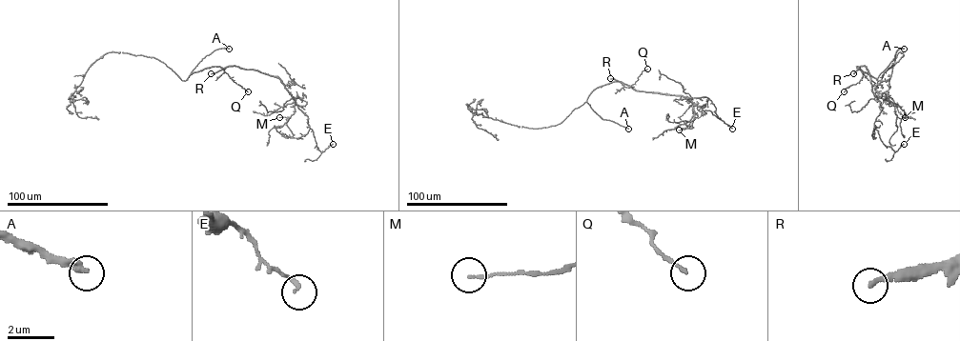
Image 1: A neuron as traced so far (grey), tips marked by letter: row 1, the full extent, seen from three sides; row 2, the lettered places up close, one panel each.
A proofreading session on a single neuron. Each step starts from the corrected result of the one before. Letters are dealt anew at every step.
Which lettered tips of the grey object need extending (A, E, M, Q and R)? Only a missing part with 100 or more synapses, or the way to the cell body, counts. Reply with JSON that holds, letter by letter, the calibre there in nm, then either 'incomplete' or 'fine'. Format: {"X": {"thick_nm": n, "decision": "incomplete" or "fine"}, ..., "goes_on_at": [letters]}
{"A": {"thick_nm": 300, "decision": "incomplete"}, "E": {"thick_nm": 190, "decision": "fine"}, "M": {"thick_nm": 110, "decision": "fine"}, "Q": {"thick_nm": 140, "decision": "fine"}, "R": {"thick_nm": 280, "decision": "incomplete"}, "goes_on_at": ["A", "R"]}

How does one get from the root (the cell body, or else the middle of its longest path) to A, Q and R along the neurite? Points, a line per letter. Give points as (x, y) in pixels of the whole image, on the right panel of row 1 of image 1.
A: (866, 72), (877, 78), (894, 57), (896, 51), (904, 49)
Q: (866, 72), (856, 66), (863, 77), (844, 91)
R: (866, 72), (856, 66), (858, 70), (853, 73)

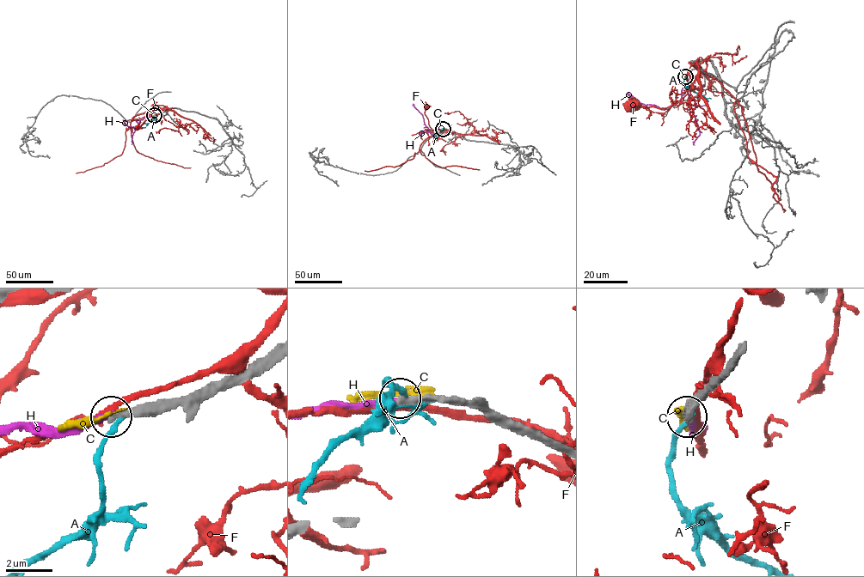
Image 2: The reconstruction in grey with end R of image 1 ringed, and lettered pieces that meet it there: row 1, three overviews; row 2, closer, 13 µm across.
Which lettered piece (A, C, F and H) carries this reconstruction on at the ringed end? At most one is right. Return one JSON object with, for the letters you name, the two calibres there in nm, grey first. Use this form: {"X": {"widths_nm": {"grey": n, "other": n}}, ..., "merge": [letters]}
{"merge": []}

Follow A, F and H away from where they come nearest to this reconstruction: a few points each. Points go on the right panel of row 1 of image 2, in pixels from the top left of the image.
A: (685, 76), (684, 85), (696, 92), (698, 97), (699, 93), (698, 96)
F: (686, 76), (688, 92), (667, 107), (633, 106)
H: (685, 76), (687, 87), (681, 98), (665, 109), (641, 104), (627, 93)

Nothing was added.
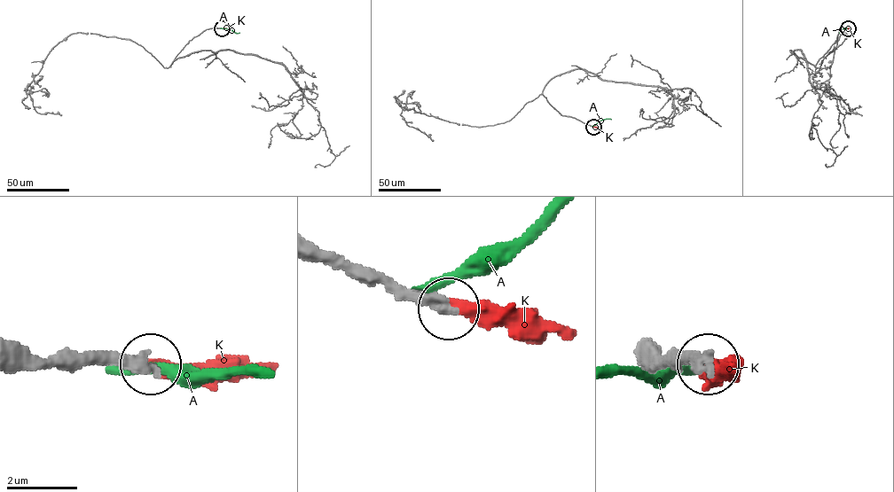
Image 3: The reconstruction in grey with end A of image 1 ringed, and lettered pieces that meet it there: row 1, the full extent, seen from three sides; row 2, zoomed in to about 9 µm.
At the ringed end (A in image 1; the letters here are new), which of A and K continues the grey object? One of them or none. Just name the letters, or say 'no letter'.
K

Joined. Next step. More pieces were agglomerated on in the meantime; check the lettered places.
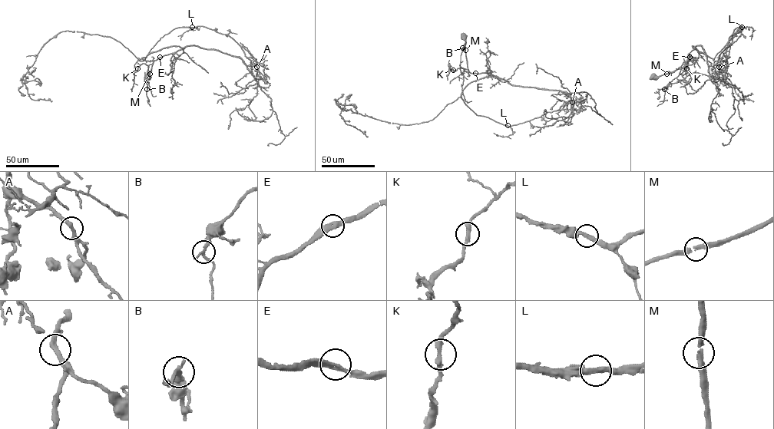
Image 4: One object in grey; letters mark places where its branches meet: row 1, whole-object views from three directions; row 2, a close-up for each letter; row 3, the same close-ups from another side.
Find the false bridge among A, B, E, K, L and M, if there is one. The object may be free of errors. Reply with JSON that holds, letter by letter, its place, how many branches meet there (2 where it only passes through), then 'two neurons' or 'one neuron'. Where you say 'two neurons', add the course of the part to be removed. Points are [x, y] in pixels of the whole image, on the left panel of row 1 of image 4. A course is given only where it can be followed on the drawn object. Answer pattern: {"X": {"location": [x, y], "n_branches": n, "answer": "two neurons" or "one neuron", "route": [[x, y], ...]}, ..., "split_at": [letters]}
{"A": {"location": [256, 67], "n_branches": 2, "answer": "one neuron"}, "B": {"location": [147, 89], "n_branches": 2, "answer": "one neuron"}, "E": {"location": [160, 57], "n_branches": 2, "answer": "one neuron"}, "K": {"location": [137, 68], "n_branches": 2, "answer": "one neuron"}, "L": {"location": [192, 27], "n_branches": 2, "answer": "one neuron"}, "M": {"location": [150, 74], "n_branches": 2, "answer": "one neuron"}, "split_at": []}

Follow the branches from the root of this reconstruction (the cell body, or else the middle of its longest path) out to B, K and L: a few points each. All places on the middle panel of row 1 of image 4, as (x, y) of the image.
B: (462, 37), (465, 41), (468, 68), (464, 68), (462, 74), (460, 64), (462, 47)
K: (462, 37), (465, 41), (468, 68), (453, 70)
L: (462, 37), (468, 70), (489, 73), (498, 77), (487, 75), (471, 81), (461, 97), (476, 114), (507, 125)

